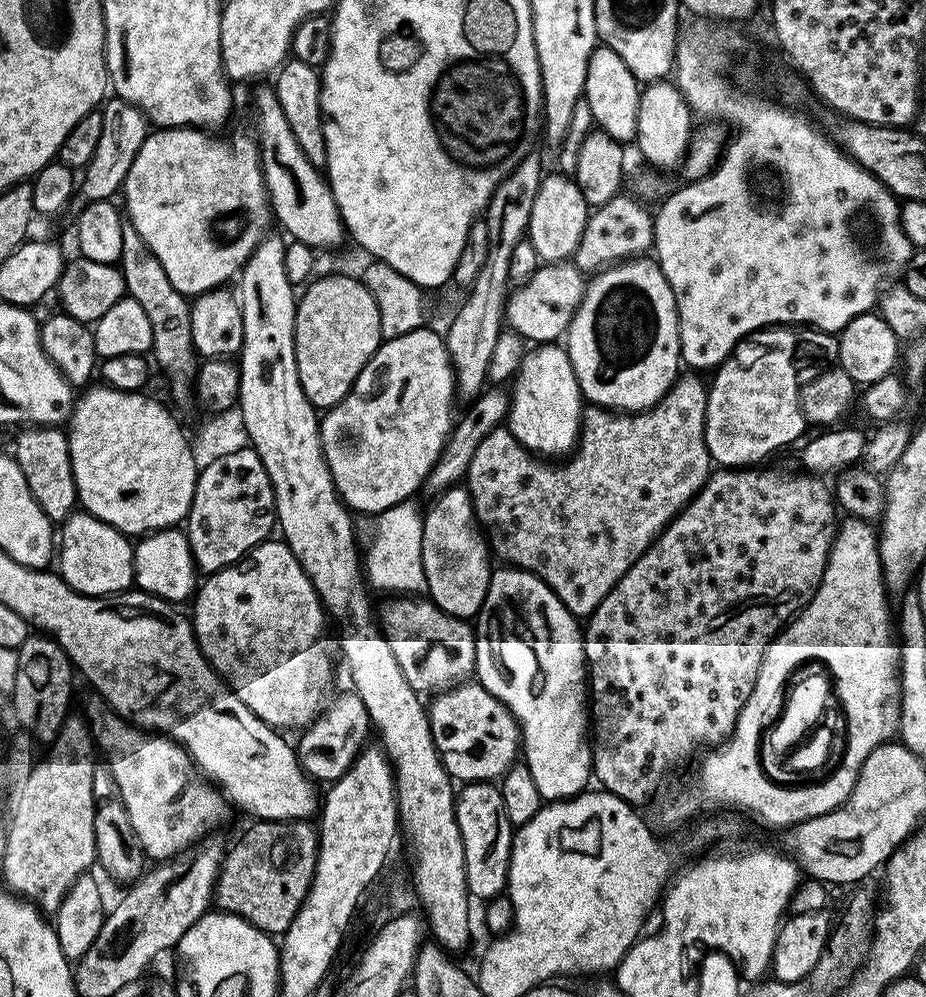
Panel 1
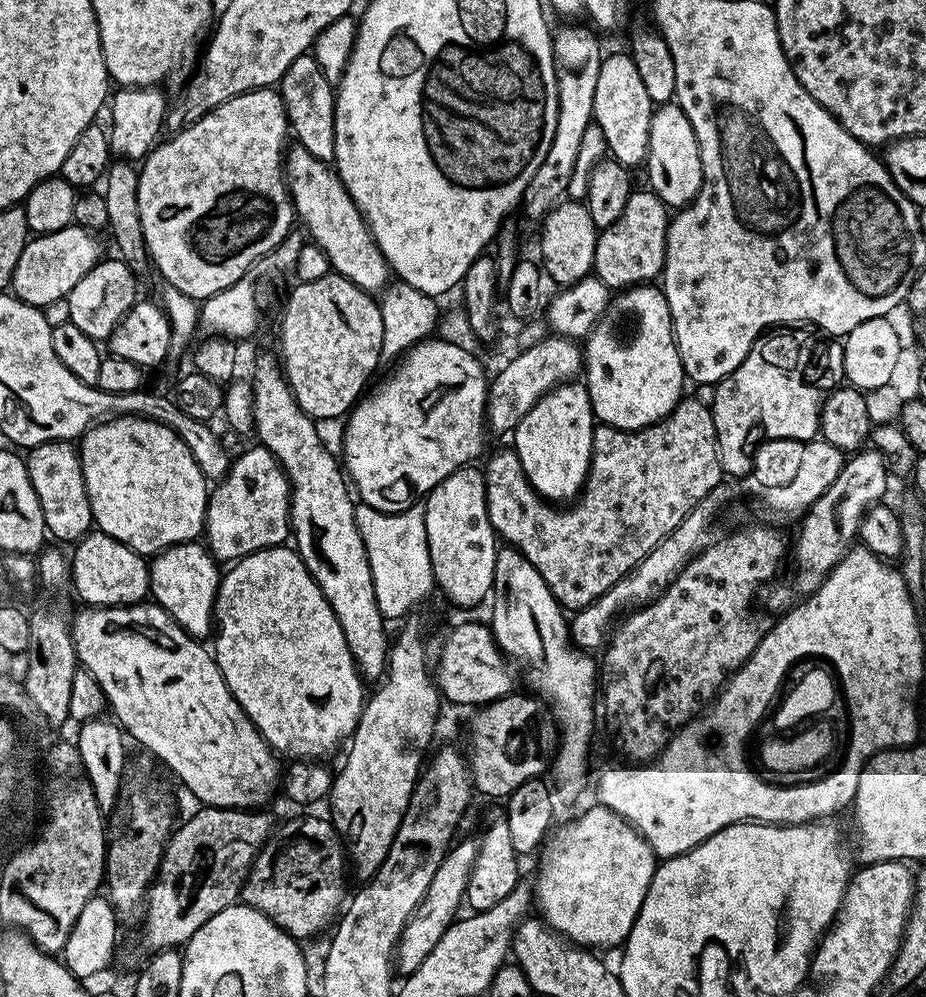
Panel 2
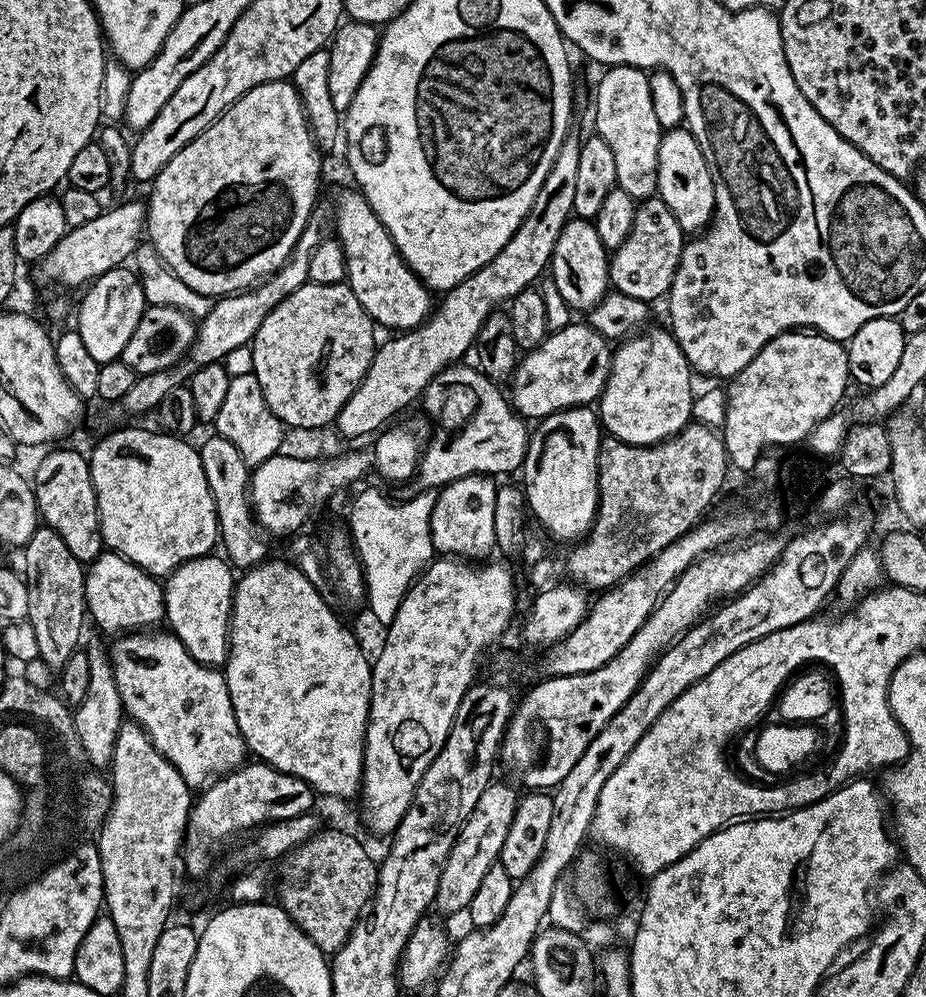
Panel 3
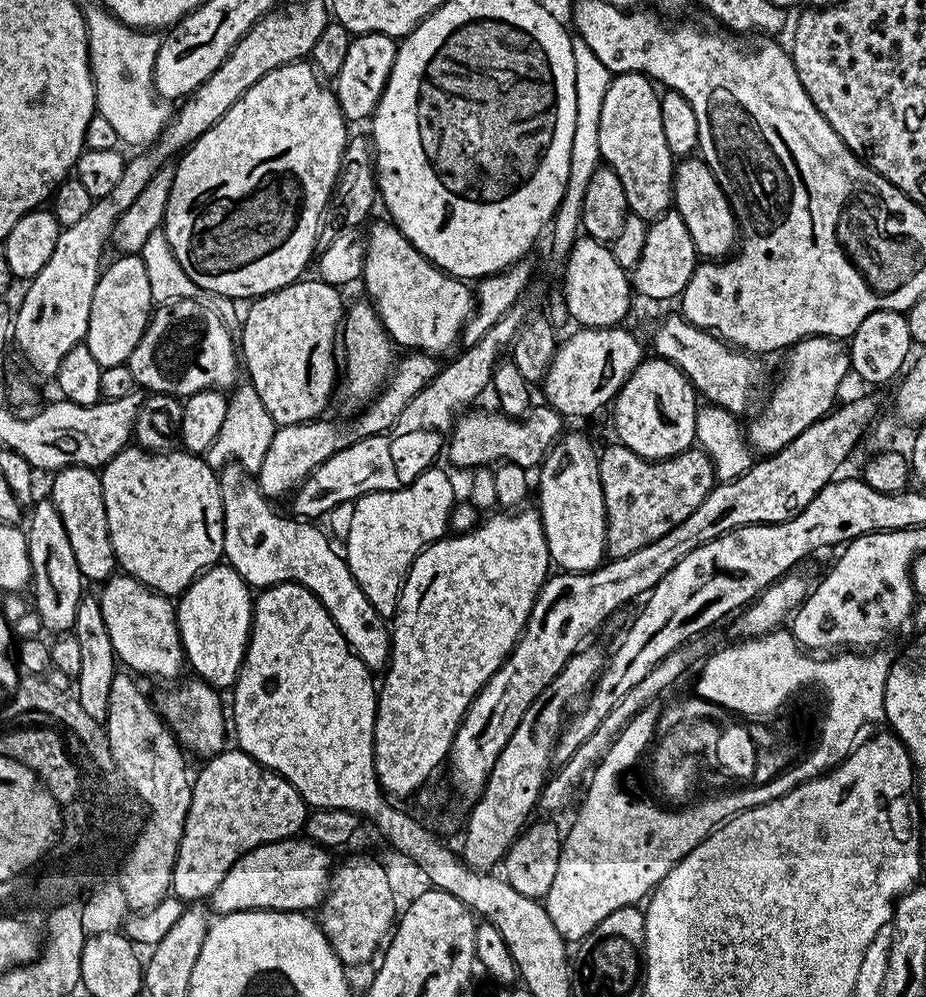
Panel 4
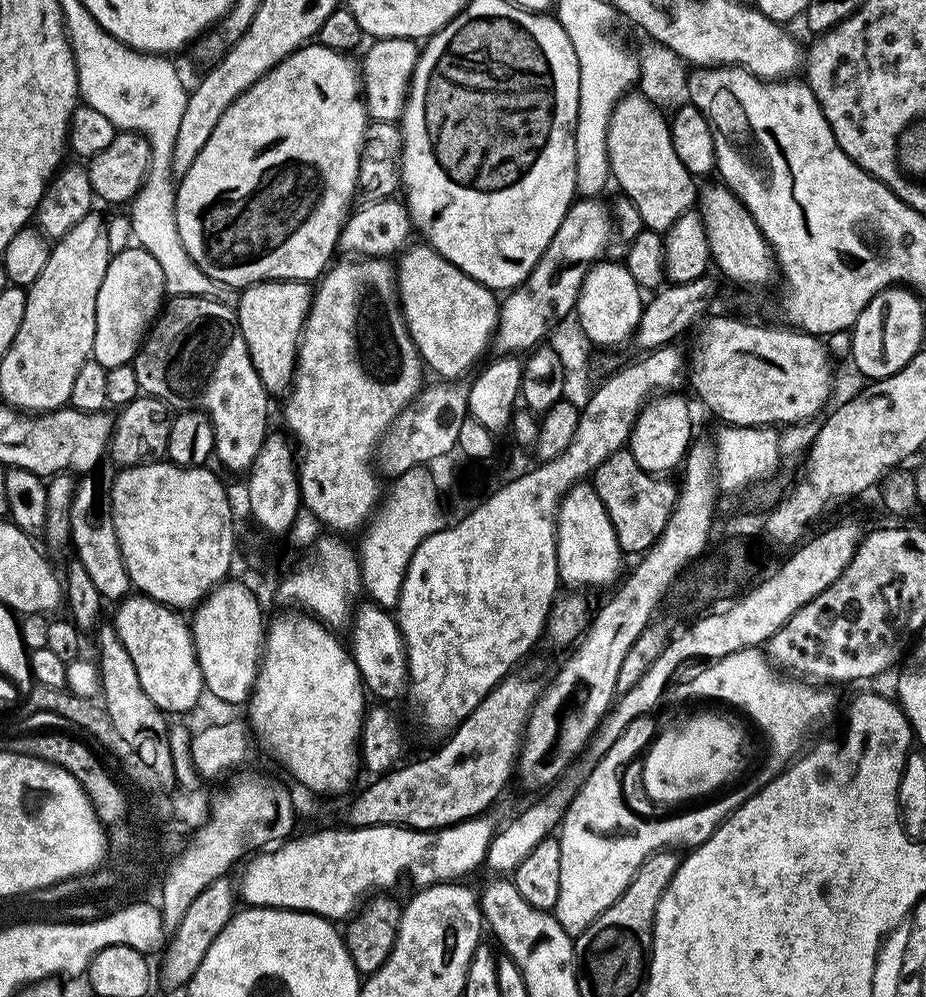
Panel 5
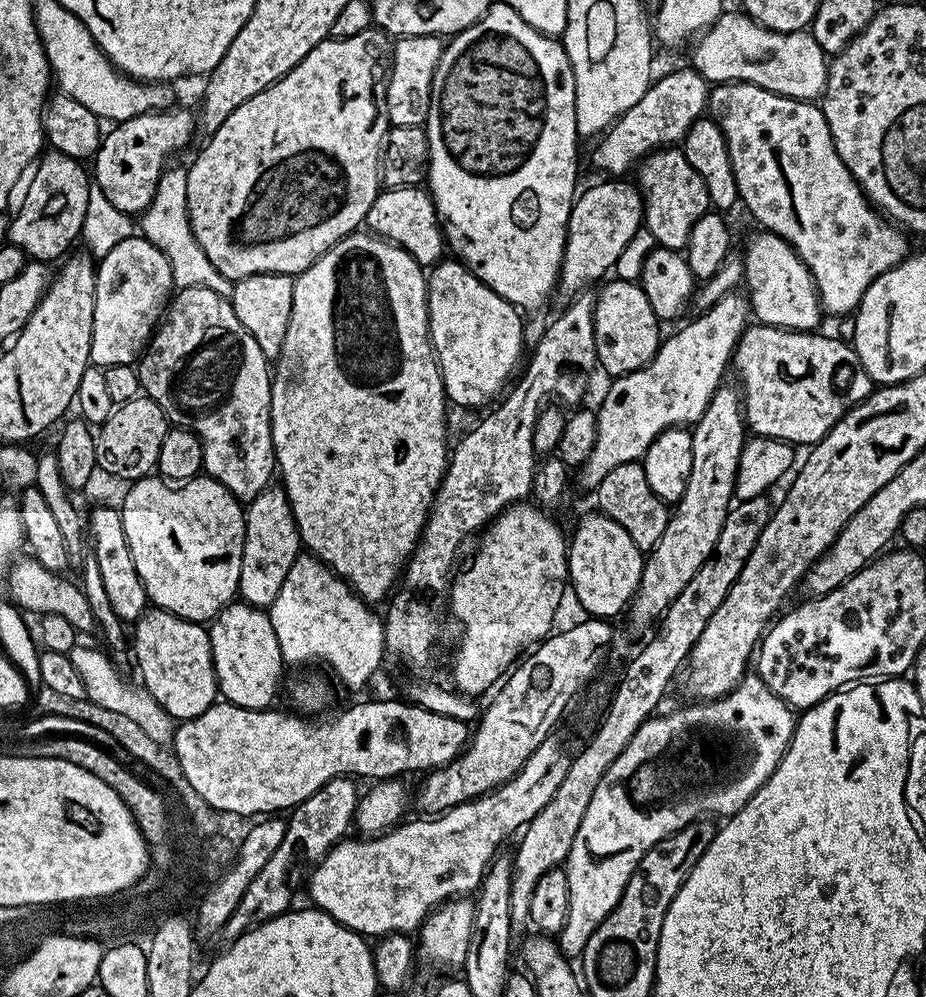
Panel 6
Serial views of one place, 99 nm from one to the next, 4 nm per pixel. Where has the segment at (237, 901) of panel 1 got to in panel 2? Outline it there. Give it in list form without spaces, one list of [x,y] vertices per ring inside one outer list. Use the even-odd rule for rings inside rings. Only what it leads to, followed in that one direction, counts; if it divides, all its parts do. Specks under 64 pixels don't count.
[[[300,816],[297,820],[288,820],[273,831],[264,847],[256,853],[256,860],[240,891],[240,900],[266,914],[266,918],[287,936],[305,942],[323,924],[331,925],[337,919],[346,900],[344,864],[346,868],[344,842],[331,819]]]

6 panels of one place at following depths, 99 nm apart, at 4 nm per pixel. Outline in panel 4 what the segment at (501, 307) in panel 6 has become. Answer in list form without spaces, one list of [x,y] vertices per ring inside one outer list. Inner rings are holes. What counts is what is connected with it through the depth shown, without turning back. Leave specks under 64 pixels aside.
[[[384,220],[369,223],[366,228],[362,283],[368,291],[367,299],[380,315],[393,344],[429,354],[448,352],[456,340],[458,344],[474,311],[473,289],[465,281],[435,268],[395,224]]]

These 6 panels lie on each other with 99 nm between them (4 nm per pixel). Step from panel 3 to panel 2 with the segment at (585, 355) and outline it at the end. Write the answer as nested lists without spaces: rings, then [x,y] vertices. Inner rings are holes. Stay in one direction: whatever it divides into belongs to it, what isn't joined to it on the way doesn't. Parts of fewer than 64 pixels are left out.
[[[547,336],[536,346],[515,353],[515,357],[491,379],[485,421],[498,434],[515,431],[518,422],[556,385],[573,381],[583,371],[583,349],[568,337]]]

